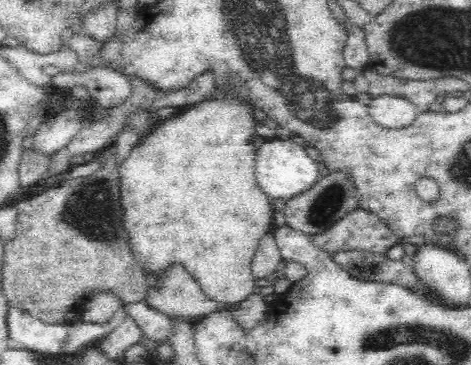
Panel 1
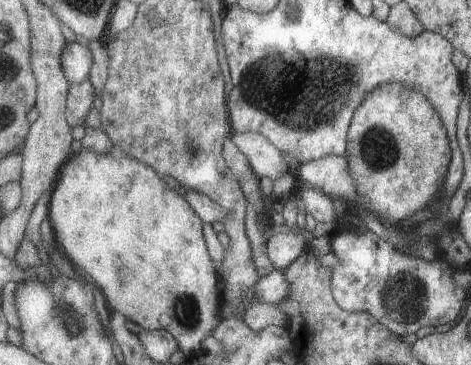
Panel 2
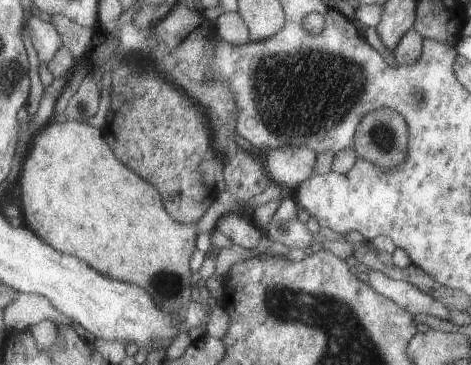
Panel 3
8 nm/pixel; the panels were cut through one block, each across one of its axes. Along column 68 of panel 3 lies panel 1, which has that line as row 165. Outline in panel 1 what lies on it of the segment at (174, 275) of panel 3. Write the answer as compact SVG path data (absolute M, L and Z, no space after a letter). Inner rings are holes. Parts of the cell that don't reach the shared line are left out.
M214 94L202 104L180 110L170 120L160 122L160 126L132 150L128 160L118 166L120 226L128 242L128 254L140 268L146 284L156 292L164 292L168 272L182 268L200 288L204 300L216 306L212 314L232 316L228 320L236 320L240 304L254 294L252 258L260 236L268 234L274 224L274 208L254 172L256 148L250 146L250 140L258 122L254 122L254 116L238 100L244 98L238 94Z

